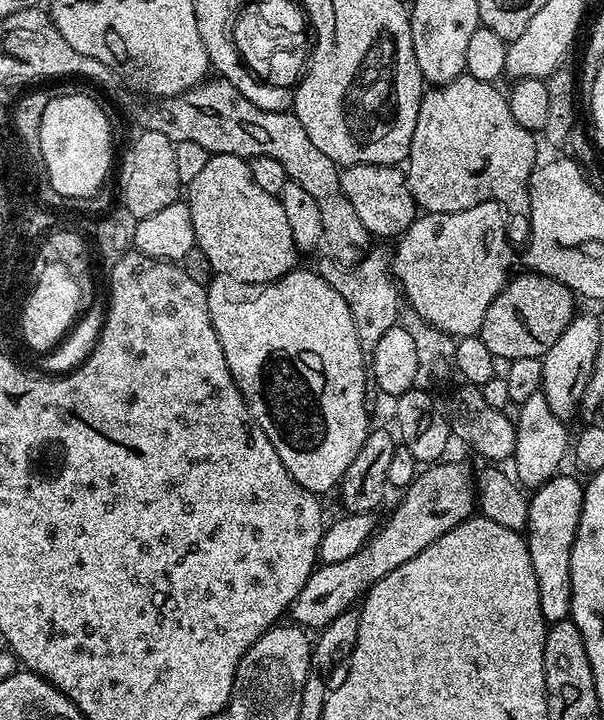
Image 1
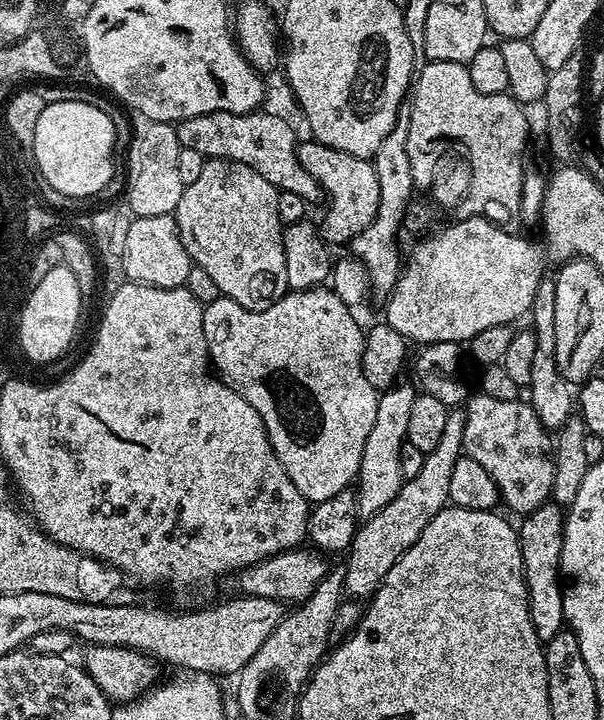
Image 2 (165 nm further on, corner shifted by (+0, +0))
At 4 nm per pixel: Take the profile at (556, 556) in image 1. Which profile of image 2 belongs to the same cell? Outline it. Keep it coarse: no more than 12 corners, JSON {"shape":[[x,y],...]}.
{"shape":[[565,509],[518,524],[530,618],[541,642],[566,624]]}

